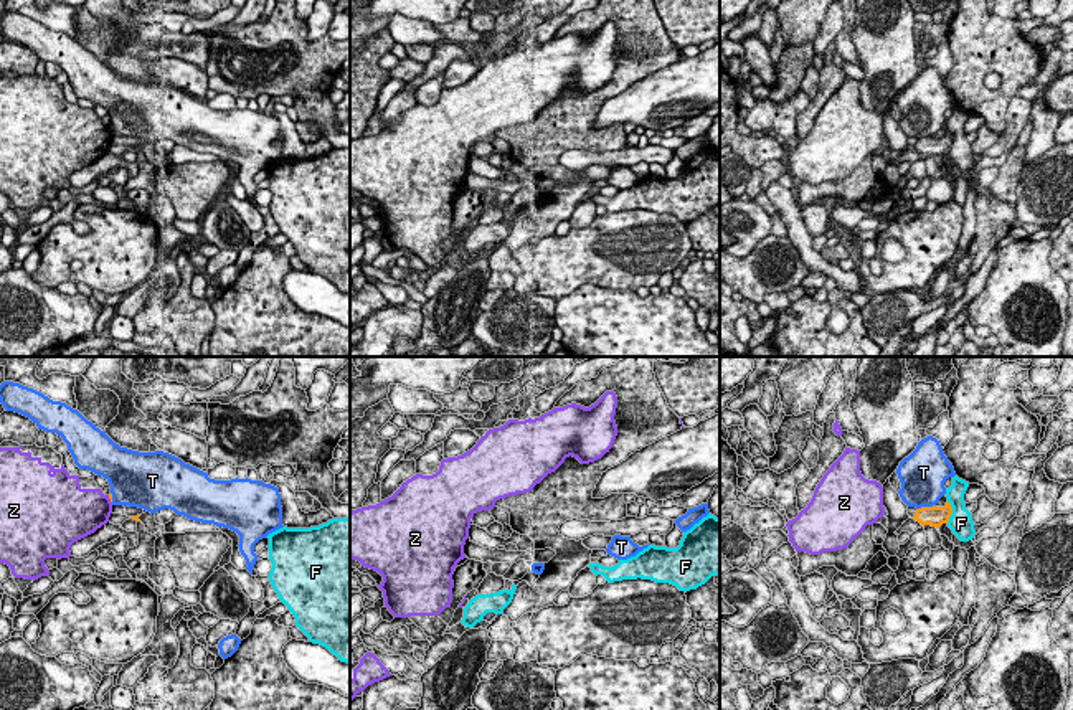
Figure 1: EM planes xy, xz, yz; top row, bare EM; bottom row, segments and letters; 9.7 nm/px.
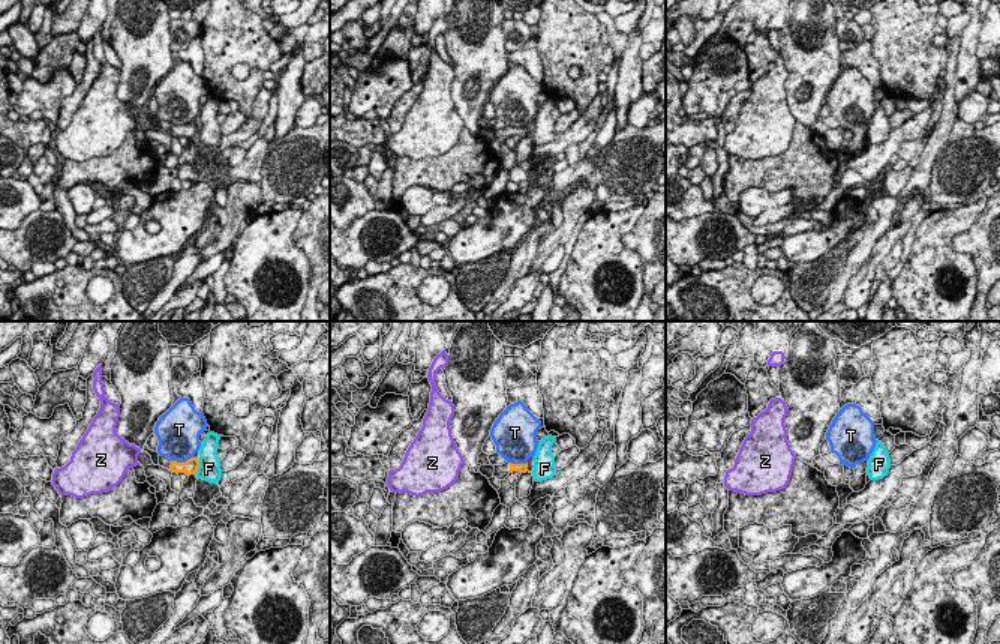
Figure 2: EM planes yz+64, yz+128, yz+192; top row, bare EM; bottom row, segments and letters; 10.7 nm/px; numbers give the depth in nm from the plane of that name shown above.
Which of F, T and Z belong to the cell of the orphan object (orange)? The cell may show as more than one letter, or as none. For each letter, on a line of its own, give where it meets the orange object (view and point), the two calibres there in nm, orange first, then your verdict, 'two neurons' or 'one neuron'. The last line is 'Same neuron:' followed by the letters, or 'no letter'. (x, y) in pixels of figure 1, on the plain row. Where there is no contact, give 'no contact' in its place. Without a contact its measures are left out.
F: yz (951, 142) | 190/240 nm | two neurons
T: yz (925, 137) | 190/420 nm | two neurons
Z: xy (109, 127) | 30/420 nm | two neurons
Same neuron: no letter

